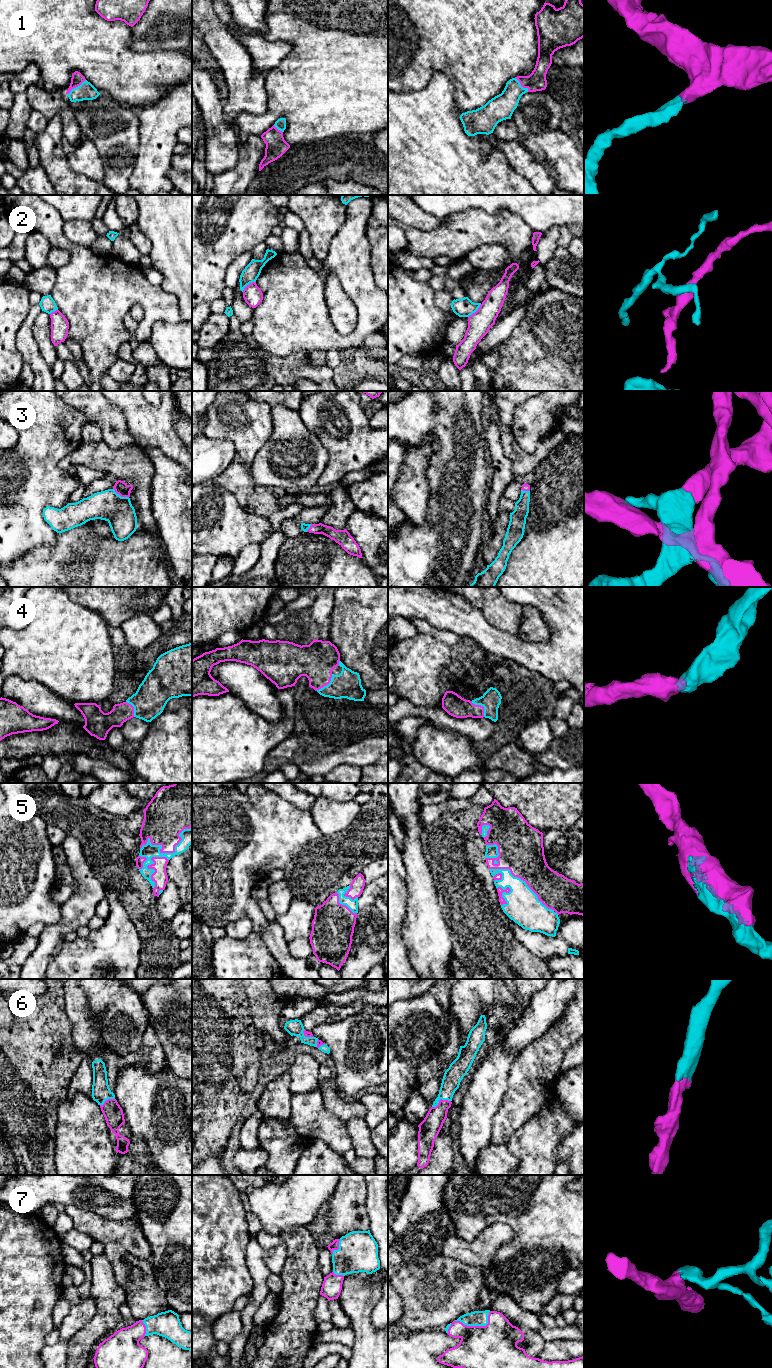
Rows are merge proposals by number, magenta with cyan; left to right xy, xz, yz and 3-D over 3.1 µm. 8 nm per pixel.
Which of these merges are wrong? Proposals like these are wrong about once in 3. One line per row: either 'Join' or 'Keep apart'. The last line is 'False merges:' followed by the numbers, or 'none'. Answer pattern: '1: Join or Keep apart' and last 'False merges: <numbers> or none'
1: Join
2: Keep apart
3: Join
4: Join
5: Join
6: Join
7: Join
False merges: 2

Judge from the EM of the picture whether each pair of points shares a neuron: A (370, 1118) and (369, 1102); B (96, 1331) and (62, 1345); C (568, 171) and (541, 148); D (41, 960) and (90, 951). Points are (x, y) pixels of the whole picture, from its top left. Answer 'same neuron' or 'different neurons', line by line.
A: same neuron
B: different neurons
C: same neuron
D: different neurons

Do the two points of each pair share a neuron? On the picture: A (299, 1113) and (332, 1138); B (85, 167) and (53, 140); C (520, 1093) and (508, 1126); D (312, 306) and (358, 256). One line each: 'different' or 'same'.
A: same
B: different
C: same
D: same

